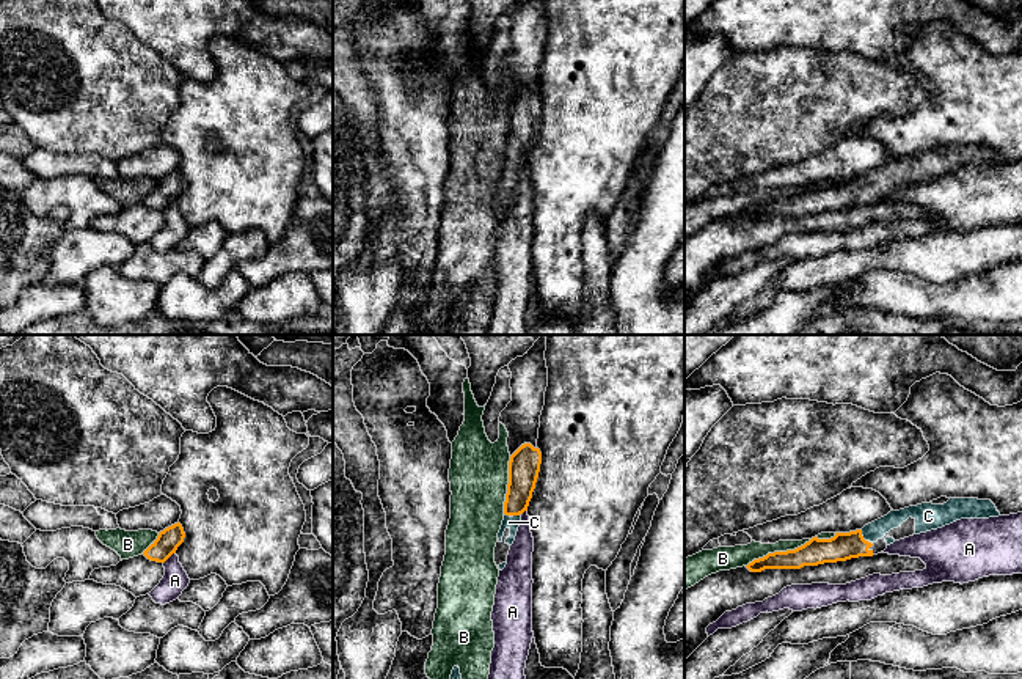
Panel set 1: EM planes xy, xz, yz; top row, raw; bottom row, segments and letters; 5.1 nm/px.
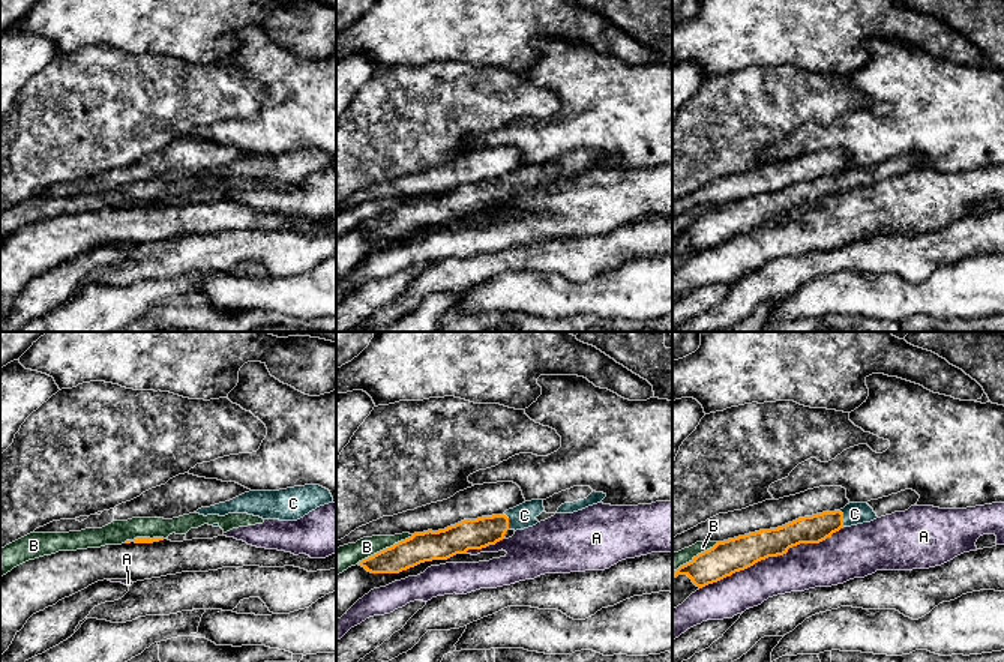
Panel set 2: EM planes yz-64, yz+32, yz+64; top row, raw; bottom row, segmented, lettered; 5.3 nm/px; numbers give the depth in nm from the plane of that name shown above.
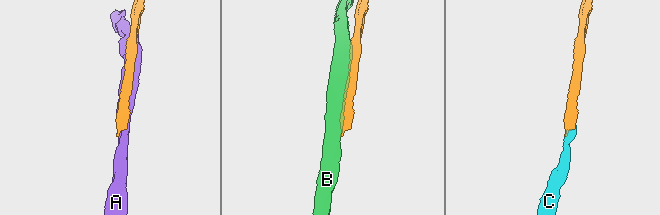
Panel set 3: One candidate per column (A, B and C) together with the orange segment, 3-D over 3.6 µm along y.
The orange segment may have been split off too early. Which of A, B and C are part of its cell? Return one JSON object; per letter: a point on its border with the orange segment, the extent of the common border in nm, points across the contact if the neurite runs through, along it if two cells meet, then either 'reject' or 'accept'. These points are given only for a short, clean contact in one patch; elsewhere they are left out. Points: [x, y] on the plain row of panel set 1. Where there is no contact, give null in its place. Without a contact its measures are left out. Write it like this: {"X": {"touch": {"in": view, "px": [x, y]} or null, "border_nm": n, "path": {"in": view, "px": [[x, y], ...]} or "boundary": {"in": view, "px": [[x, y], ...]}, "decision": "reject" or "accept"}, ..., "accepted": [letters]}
{"A": {"touch": {"in": "xy", "px": [168, 205]}, "border_nm": 90, "decision": "reject"}, "B": {"touch": {"in": "yz", "px": [777, 200]}, "border_nm": 360, "decision": "reject"}, "C": {"touch": {"in": "yz", "px": [862, 184]}, "border_nm": 70, "path": {"in": "yz", "px": [[843, 194], [854, 192], [862, 184], [876, 178]]}, "decision": "accept"}, "accepted": ["C"]}

